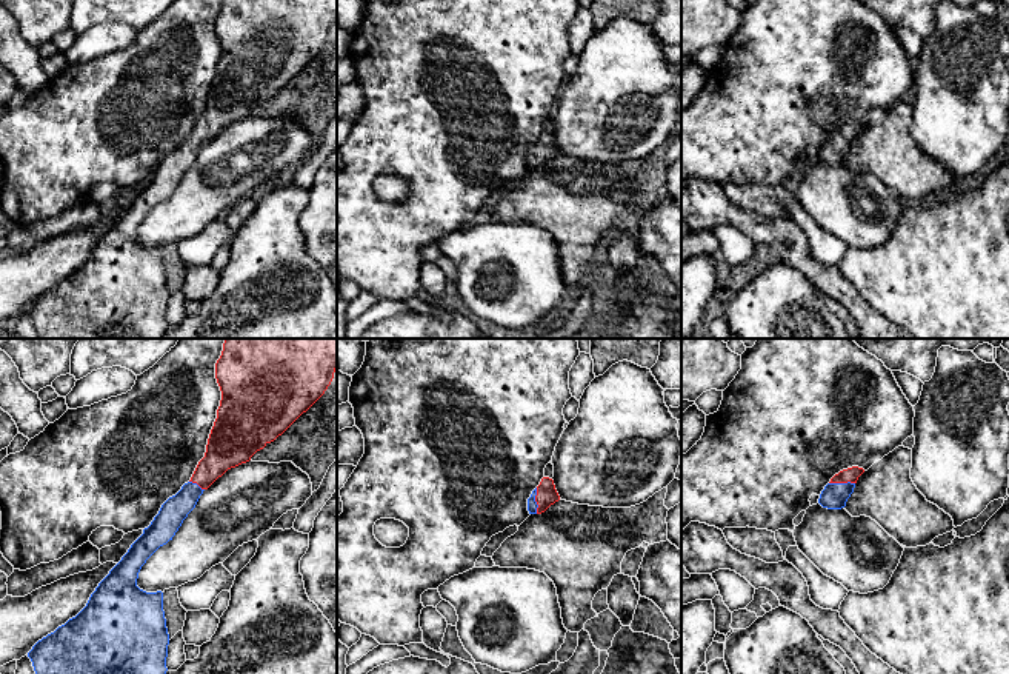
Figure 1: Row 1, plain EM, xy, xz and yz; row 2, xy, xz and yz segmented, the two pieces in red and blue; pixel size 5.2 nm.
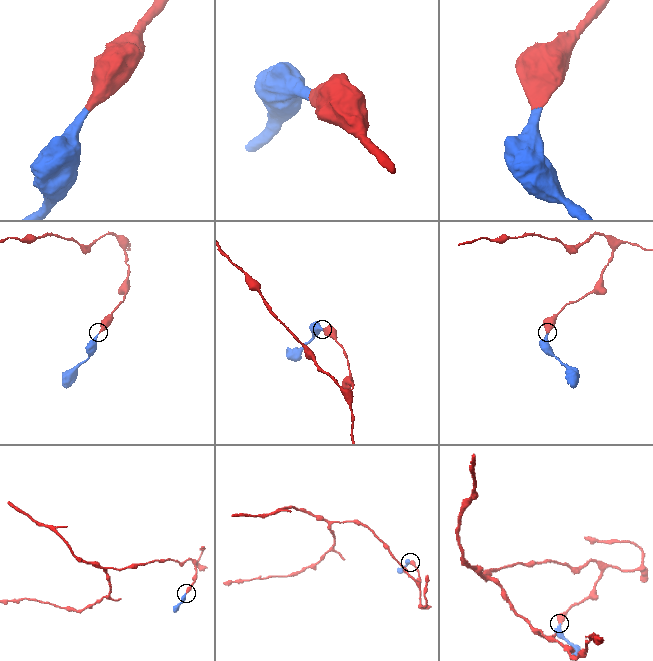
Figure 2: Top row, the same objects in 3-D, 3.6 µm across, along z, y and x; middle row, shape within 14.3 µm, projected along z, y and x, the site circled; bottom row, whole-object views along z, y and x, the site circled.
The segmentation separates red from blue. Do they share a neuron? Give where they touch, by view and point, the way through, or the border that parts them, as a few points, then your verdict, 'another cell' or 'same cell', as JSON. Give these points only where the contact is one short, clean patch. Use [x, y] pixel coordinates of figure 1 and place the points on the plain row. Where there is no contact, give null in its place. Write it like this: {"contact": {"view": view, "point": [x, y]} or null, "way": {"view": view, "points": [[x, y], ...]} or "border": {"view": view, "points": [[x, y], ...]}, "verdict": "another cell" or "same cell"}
{"contact": {"view": "xz", "point": [536, 156]}, "way": {"view": "xz", "points": [[546, 150], [536, 156], [532, 160]]}, "verdict": "same cell"}

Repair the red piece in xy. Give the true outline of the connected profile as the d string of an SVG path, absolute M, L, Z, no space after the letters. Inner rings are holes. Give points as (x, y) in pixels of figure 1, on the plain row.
M223 0L215 18L221 55L205 112L191 135L162 160L151 180L98 239L86 262L28 308L37 339L162 339L169 300L163 248L137 242L142 222L172 195L205 145L228 125L249 117L325 49L335 25L337 0Z

